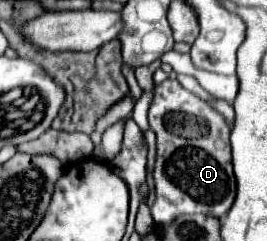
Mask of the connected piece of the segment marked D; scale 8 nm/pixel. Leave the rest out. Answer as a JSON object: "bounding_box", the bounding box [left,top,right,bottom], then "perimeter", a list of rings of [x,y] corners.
{"bounding_box":[148,79,236,225],"perimeter":[[[168,79],[154,87],[148,121],[158,141],[154,167],[156,201],[150,209],[156,225],[170,223],[178,215],[190,213],[204,213],[212,217],[226,215],[236,197],[236,179],[232,173],[228,141],[230,129],[226,127],[224,117],[206,101],[186,91],[178,81]]]}

